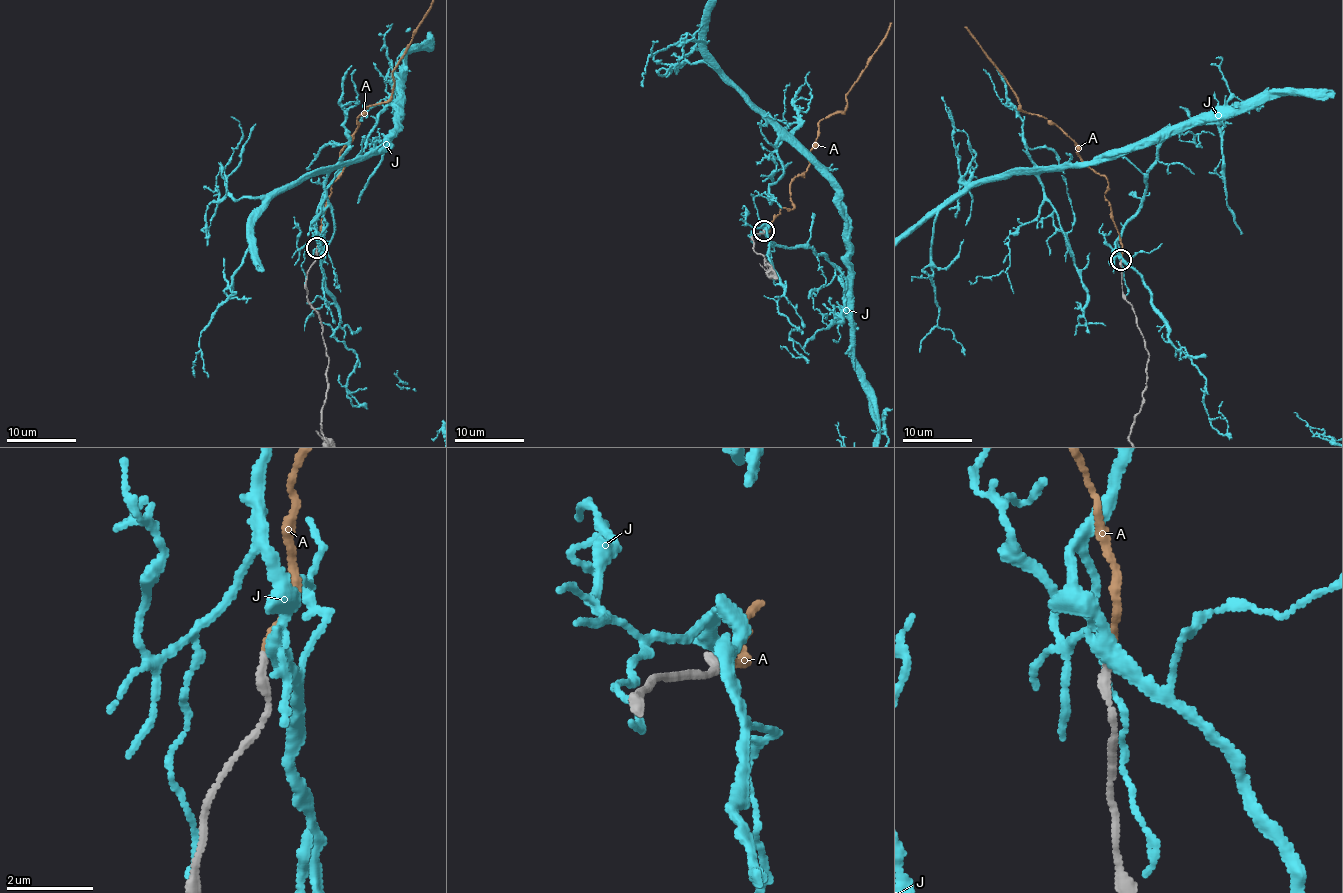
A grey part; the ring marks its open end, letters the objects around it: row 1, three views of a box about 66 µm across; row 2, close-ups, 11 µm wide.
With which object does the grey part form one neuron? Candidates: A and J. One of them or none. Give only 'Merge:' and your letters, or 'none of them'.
Merge: A

